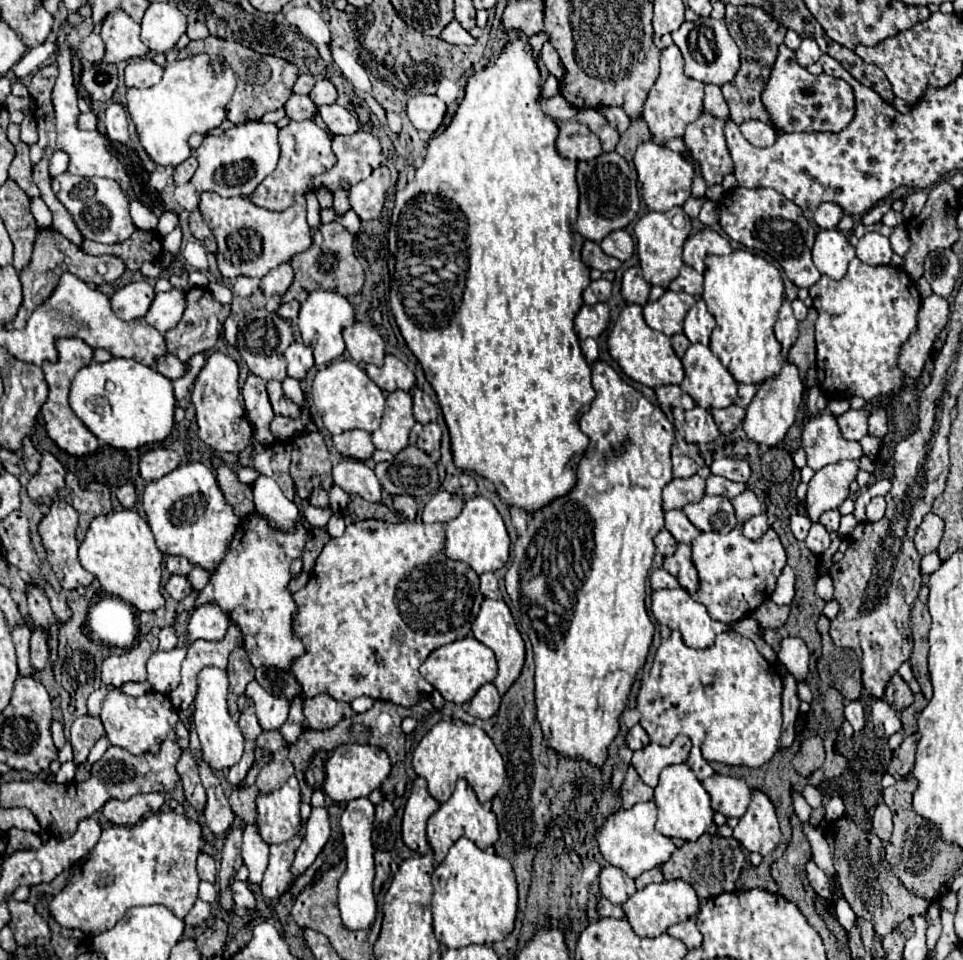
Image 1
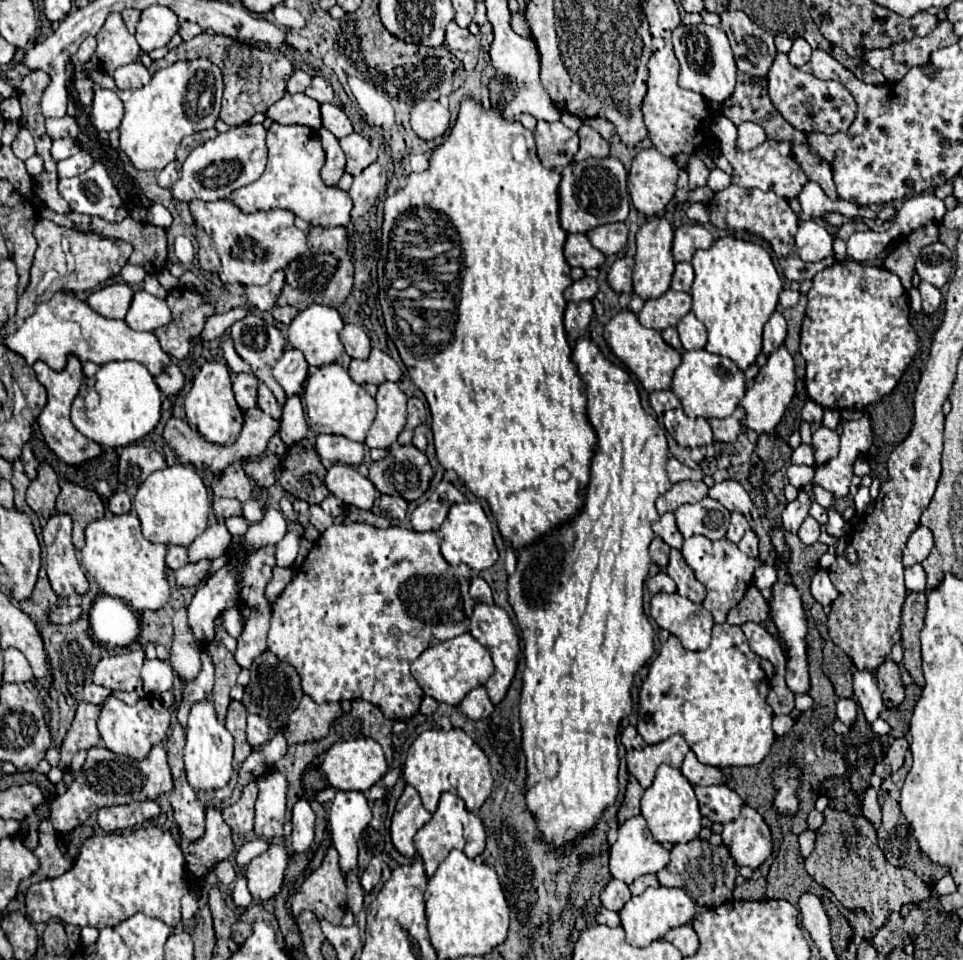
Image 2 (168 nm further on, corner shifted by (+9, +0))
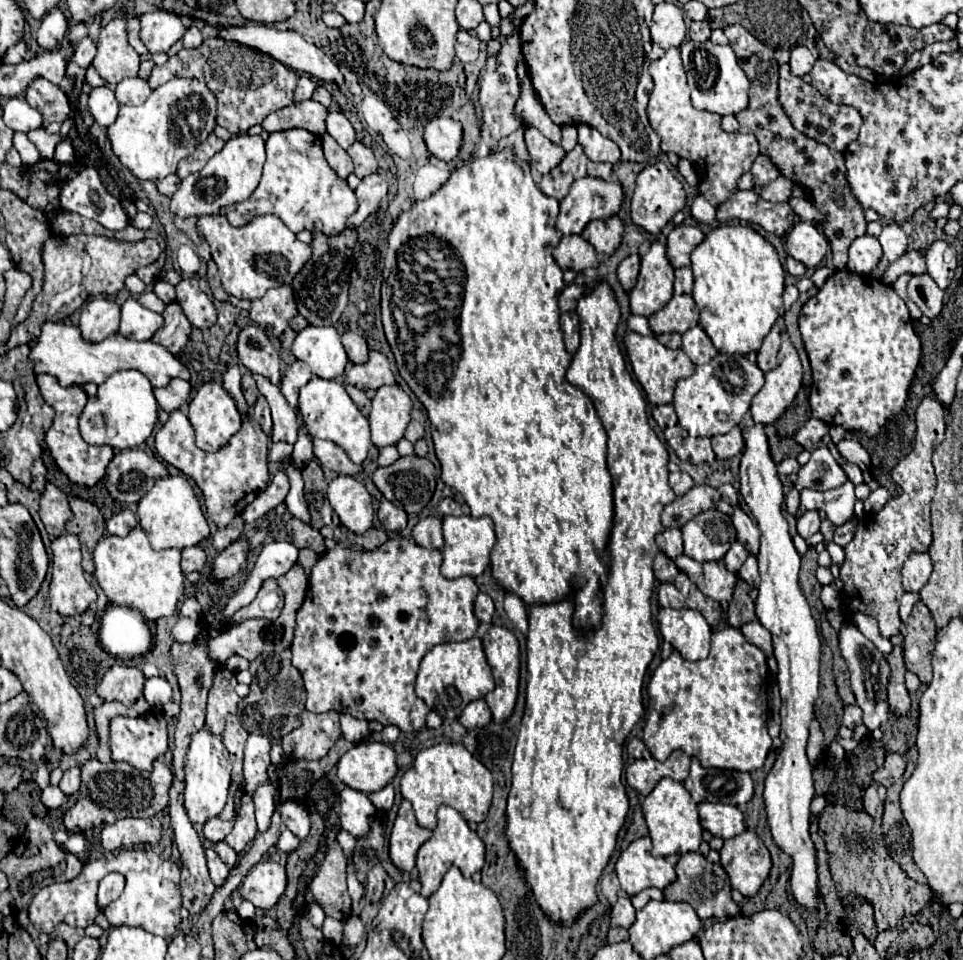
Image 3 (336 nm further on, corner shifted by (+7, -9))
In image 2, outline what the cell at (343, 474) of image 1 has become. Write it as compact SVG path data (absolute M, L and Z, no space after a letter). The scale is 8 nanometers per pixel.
M334 464L332 468L328 468L324 484L344 504L370 510L376 500L374 484L348 464Z

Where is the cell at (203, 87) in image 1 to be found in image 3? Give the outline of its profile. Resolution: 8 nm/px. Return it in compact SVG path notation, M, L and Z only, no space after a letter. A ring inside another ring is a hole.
M176 77L154 89L146 103L138 107L122 105L116 121L106 129L106 133L112 151L116 153L120 163L132 171L134 177L160 181L170 173L176 173L178 161L190 155L196 149L196 145L212 133L214 127L216 127L216 99L212 91L204 85L204 81ZM186 113L196 113L198 127L190 127L186 123L188 119ZM176 125L180 125L180 137L176 133Z

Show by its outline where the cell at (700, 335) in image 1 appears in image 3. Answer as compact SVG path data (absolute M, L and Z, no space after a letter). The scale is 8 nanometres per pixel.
M698 325L692 327L692 329L688 329L682 335L682 351L690 357L690 361L694 365L704 365L712 357L718 355L718 349L714 347L714 343L706 335L706 331L702 327L698 327Z

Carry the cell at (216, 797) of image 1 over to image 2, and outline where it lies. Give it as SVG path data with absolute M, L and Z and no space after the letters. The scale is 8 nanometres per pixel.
M208 804L204 836L194 840L194 844L190 844L184 850L186 868L196 878L204 878L212 872L212 868L220 860L226 860L232 852L234 852L234 844L232 844L230 826L224 822L222 812L218 808Z

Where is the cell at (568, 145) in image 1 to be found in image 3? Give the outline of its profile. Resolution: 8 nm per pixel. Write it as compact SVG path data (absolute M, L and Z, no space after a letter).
M526 127L524 139L526 139L528 153L530 153L530 165L540 175L550 173L550 169L554 169L562 161L562 157L566 155L566 151L560 145L552 145L552 141L548 141L534 127Z

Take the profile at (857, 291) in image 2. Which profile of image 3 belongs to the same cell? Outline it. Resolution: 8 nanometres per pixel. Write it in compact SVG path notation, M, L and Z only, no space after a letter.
M836 271L818 291L810 297L800 311L800 333L812 365L812 391L810 409L812 417L826 425L840 425L848 431L864 431L868 437L880 437L896 413L900 413L908 399L908 389L920 361L920 339L914 333L912 319L900 295L884 285L880 279L864 277L858 273Z

